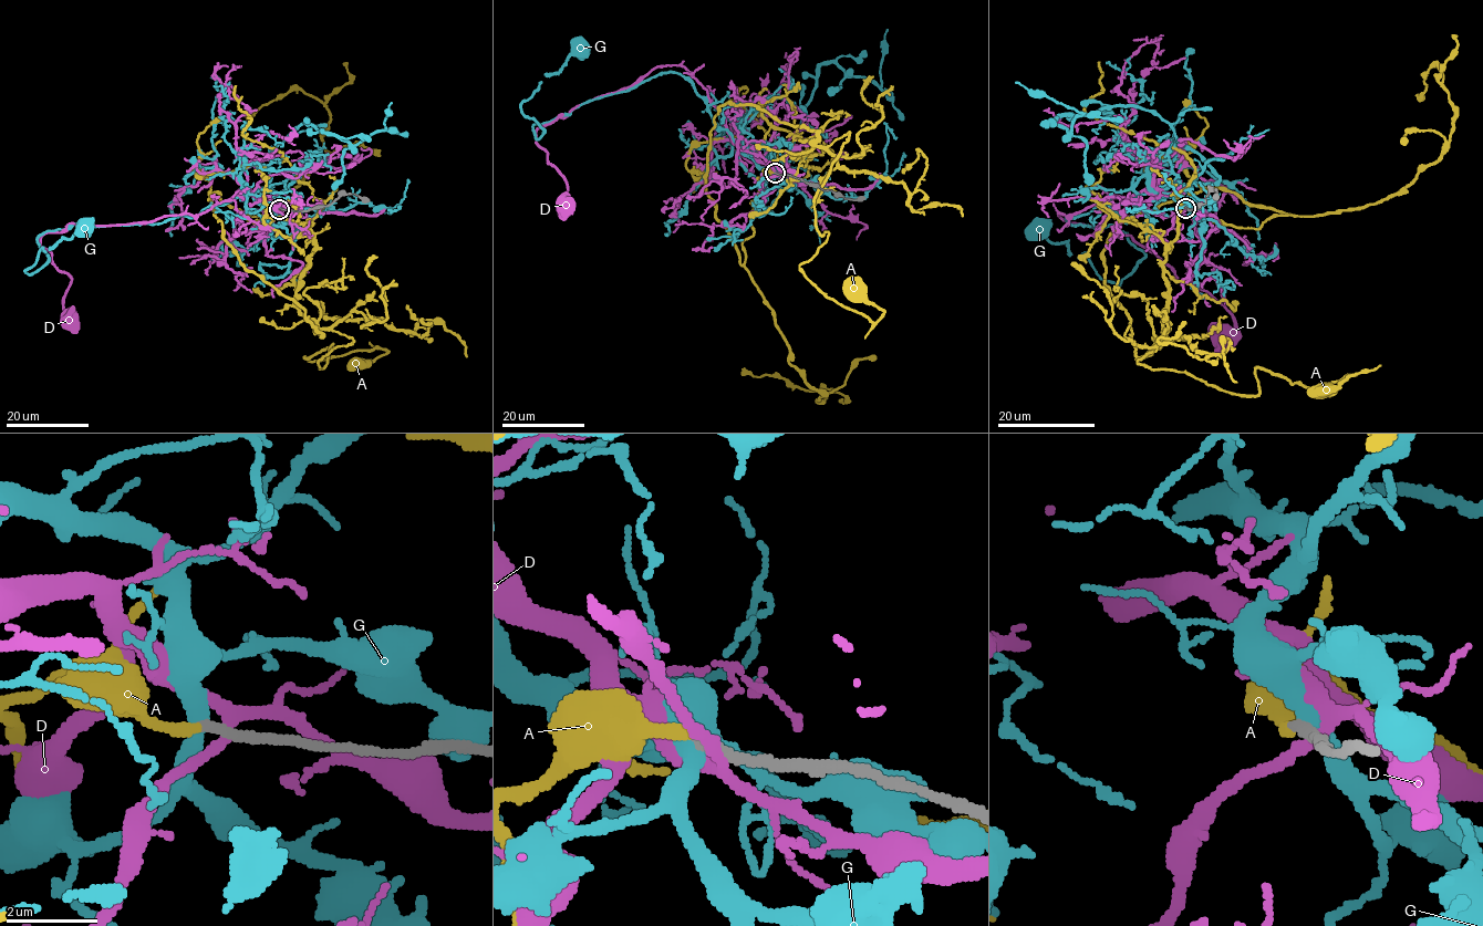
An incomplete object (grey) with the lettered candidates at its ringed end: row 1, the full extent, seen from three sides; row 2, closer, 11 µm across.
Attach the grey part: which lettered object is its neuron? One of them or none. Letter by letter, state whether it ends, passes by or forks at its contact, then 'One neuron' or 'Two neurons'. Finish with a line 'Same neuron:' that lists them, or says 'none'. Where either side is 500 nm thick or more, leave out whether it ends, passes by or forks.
A: It ends there. One neuron
D: It forks there. Two neurons
G: It passes by. Two neurons
Same neuron: A

